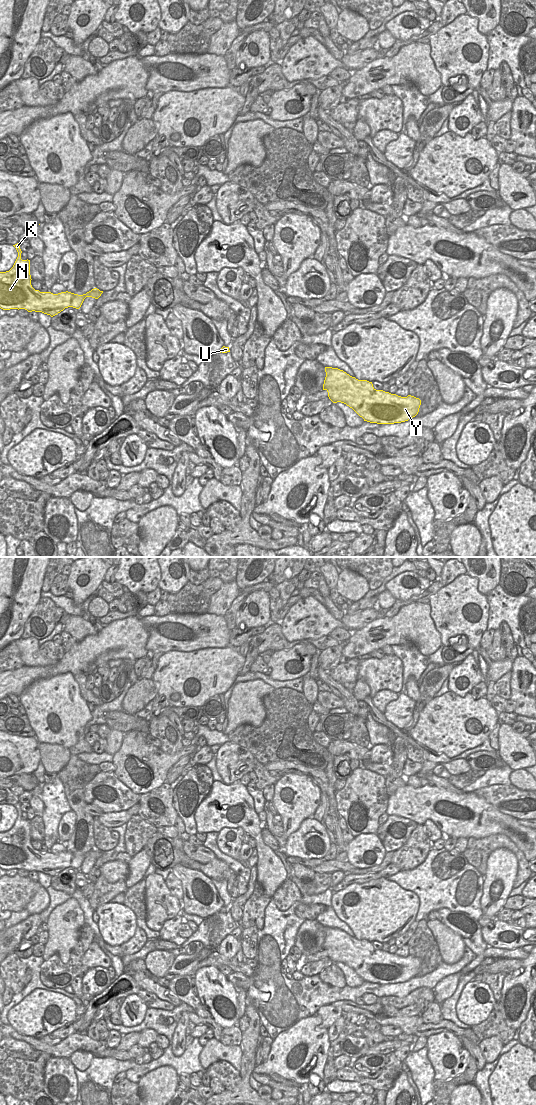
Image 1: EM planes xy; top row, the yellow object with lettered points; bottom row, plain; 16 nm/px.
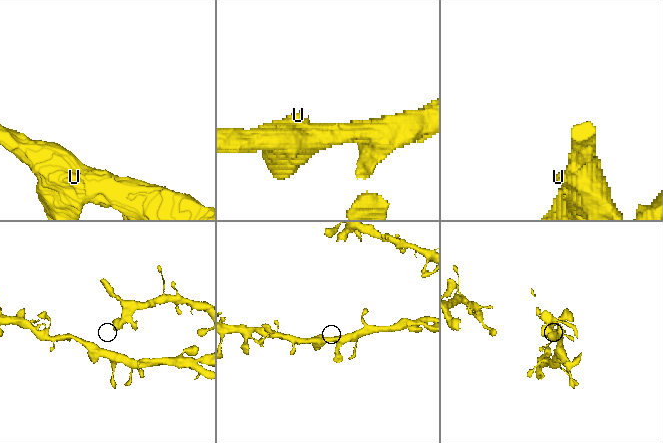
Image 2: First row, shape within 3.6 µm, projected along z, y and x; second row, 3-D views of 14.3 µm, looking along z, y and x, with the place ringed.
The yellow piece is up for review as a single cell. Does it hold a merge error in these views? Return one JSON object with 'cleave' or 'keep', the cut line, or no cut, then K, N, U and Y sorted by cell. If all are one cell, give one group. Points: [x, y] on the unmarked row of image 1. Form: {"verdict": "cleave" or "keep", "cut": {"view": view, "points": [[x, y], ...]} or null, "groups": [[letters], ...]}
{"verdict": "keep", "cut": null, "groups": [["K", "N", "U", "Y"]]}

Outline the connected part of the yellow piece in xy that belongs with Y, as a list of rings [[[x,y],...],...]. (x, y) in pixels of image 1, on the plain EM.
[[[325,927],[326,937],[323,950],[328,952],[328,957],[333,963],[341,962],[352,968],[364,981],[377,984],[394,984],[408,981],[415,977],[421,965],[421,960],[408,955],[401,957],[383,950],[376,950],[372,942],[358,940],[343,930]]]

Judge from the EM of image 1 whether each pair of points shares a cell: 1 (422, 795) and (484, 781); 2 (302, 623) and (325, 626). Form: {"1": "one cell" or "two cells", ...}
{"1": "two cells", "2": "one cell"}

